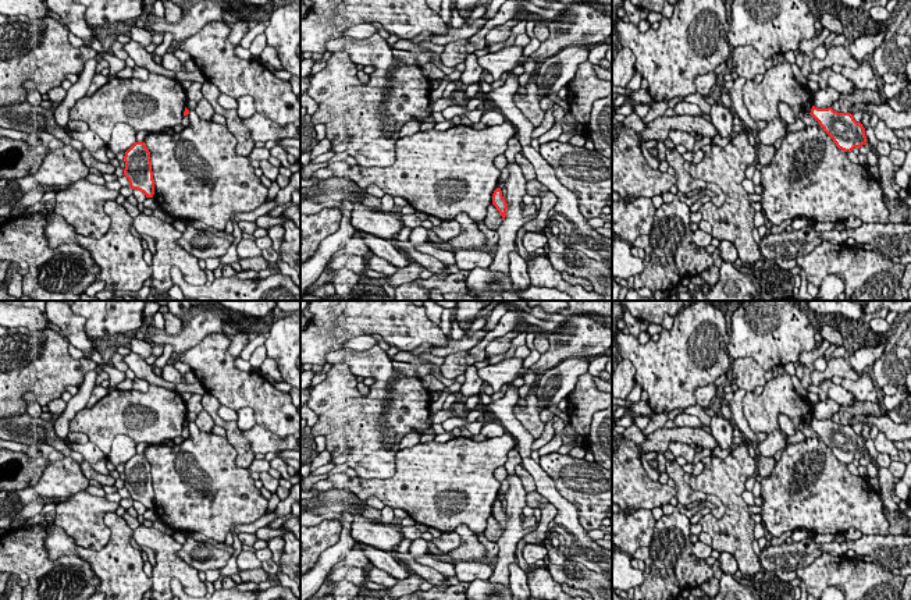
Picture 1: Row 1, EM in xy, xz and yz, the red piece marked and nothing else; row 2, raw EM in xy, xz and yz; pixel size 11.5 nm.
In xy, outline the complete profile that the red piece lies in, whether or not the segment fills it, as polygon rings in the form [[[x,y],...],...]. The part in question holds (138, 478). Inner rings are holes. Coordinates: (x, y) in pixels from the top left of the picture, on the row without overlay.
[[[135,454],[124,468],[125,480],[124,487],[129,493],[132,501],[138,501],[153,510],[154,507],[154,491],[152,483],[150,464],[145,454]]]

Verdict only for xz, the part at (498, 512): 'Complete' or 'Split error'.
Complete

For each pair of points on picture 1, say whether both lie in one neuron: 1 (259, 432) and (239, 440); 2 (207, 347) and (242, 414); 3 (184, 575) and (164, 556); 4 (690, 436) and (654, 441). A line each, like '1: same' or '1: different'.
1: different
2: different
3: same
4: same

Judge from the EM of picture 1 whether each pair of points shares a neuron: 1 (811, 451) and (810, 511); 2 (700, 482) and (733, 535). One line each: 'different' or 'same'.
1: same
2: same

